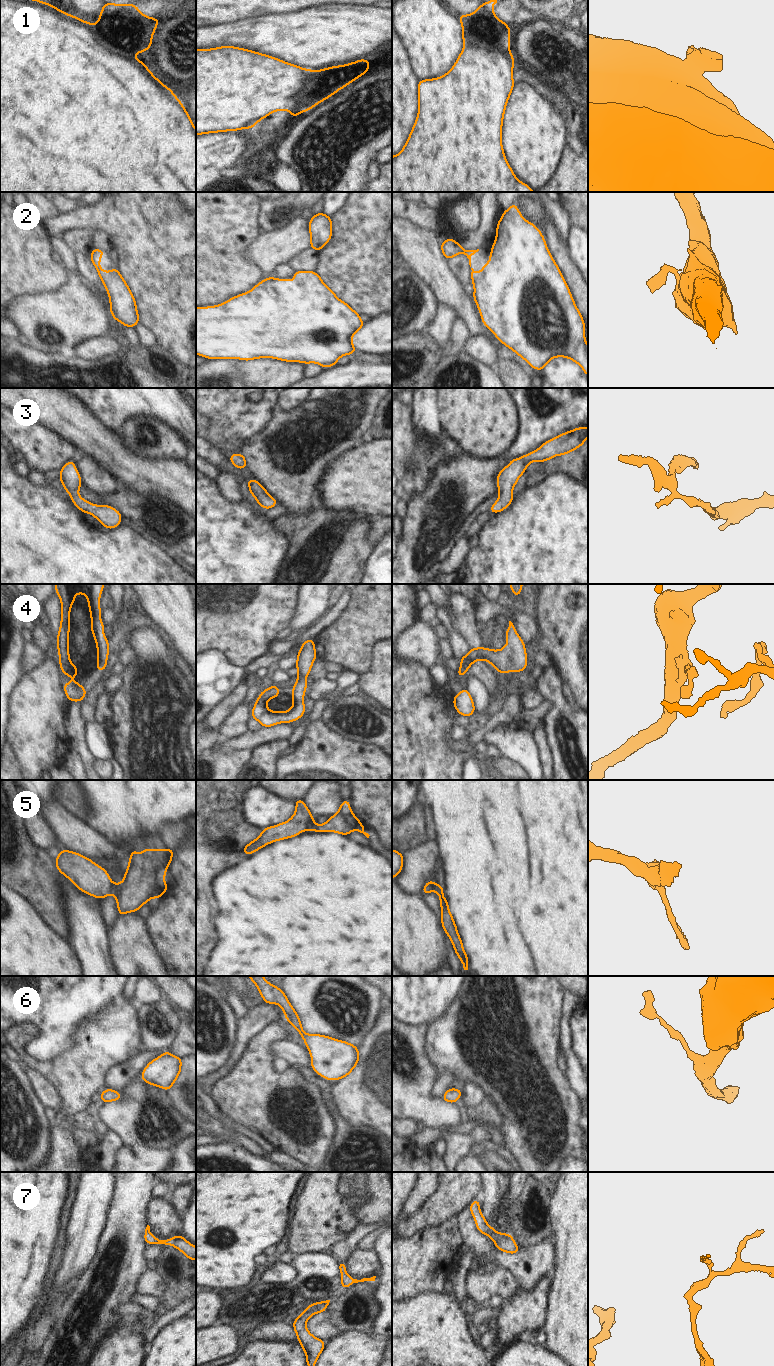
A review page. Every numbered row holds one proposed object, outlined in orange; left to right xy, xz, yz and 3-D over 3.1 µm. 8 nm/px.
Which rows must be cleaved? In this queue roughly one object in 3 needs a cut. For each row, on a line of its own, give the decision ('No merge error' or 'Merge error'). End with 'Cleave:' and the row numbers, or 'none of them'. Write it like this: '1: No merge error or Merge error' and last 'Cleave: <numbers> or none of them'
1: Merge error
2: No merge error
3: No merge error
4: No merge error
5: Merge error
6: No merge error
7: No merge error
Cleave: 1, 5

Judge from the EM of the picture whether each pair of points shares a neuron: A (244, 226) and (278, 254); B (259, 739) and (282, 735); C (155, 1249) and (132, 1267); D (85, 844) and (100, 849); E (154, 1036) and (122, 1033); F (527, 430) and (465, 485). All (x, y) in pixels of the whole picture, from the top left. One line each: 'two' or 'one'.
A: two
B: one
C: two
D: one
E: two
F: two

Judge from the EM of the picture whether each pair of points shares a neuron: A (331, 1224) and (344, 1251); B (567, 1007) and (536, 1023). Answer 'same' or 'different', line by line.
A: different
B: different

